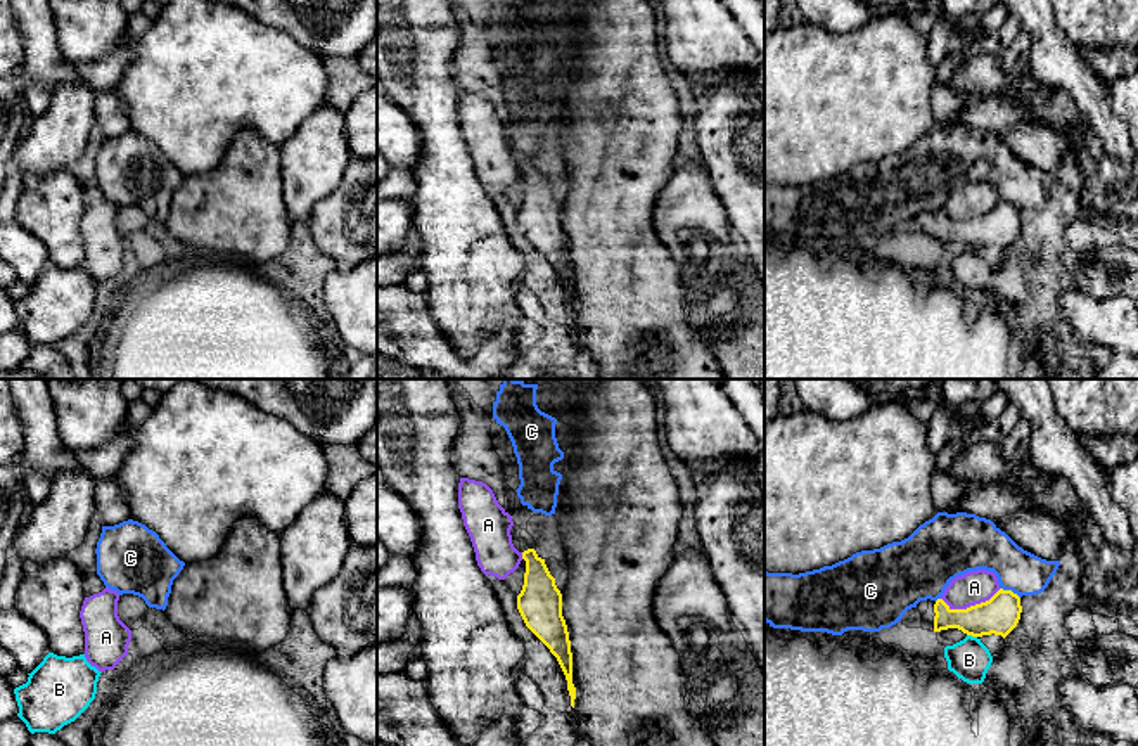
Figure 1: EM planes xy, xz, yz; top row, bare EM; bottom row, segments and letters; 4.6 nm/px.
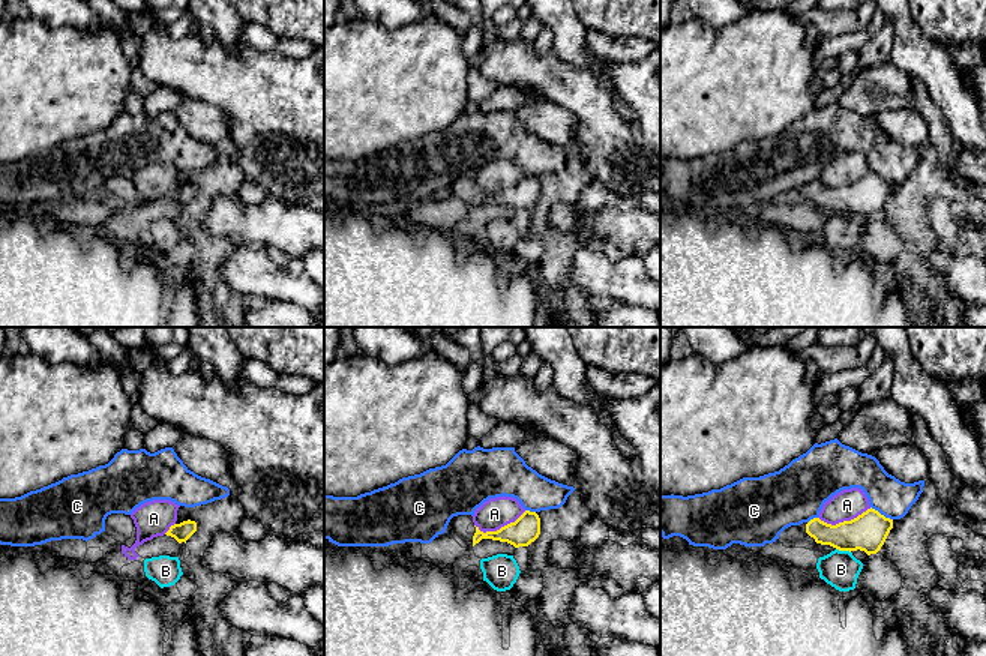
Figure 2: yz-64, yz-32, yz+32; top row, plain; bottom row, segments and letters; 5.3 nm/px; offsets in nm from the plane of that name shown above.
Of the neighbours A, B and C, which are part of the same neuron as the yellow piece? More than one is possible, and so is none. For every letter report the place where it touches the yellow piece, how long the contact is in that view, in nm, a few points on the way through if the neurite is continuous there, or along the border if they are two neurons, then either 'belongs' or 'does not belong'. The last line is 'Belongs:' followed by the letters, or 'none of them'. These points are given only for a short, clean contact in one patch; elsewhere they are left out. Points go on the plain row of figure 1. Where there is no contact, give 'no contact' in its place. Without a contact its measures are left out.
A: yz (971, 218) | 280 nm | along yz (1000, 201), (988, 212), (965, 220), (950, 220), (941, 212) | does not belong
B: yz (972, 248) | 50 nm | along yz (967, 246), (976, 250) | does not belong
C: yz (1010, 203) | 110 nm | does not belong
Belongs: none of them

